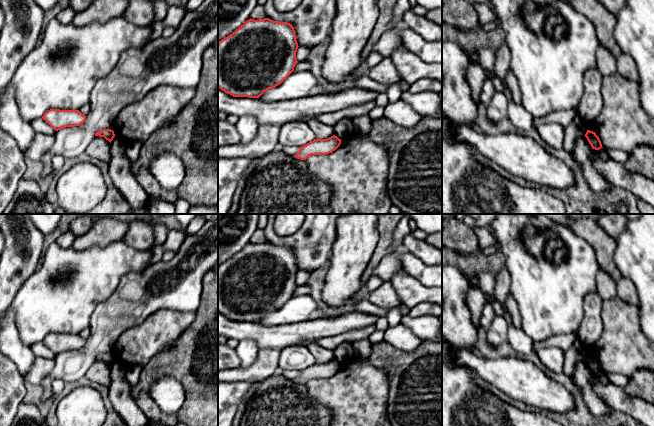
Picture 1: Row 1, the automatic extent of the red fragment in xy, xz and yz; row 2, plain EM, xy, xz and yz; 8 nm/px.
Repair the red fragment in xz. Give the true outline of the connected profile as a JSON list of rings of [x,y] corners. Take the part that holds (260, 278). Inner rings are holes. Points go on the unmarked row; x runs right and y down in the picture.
[[[269,242],[244,246],[235,256],[218,266],[218,313],[233,321],[259,322],[264,316],[280,309],[298,287],[298,273],[295,254],[292,248],[273,245]]]

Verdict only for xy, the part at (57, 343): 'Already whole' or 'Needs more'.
Already whole

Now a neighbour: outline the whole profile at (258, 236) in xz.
[[[256,229],[256,231],[253,233],[253,235],[250,239],[250,242],[254,243],[254,244],[266,242],[264,229]]]

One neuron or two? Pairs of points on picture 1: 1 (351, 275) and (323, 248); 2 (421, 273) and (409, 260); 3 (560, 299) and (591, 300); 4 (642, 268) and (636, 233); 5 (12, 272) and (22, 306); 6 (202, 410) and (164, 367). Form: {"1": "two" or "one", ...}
{"1": "two", "2": "one", "3": "two", "4": "one", "5": "two", "6": "one"}

